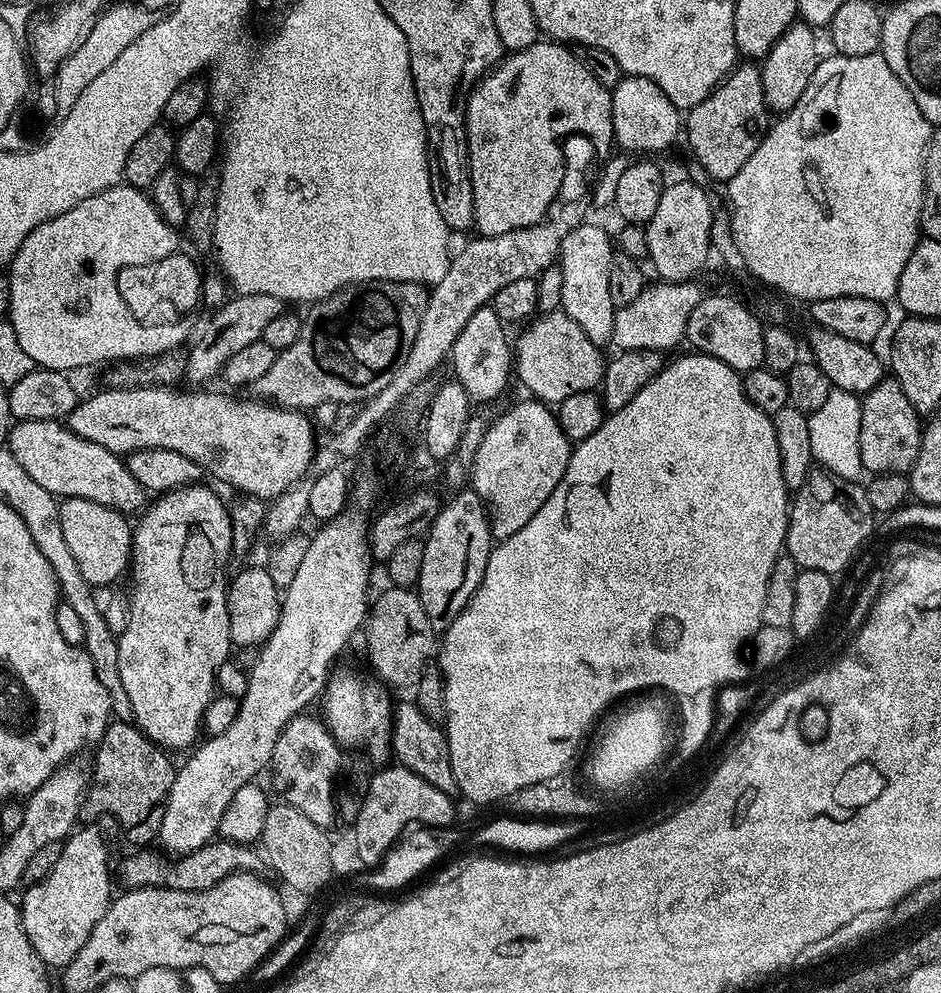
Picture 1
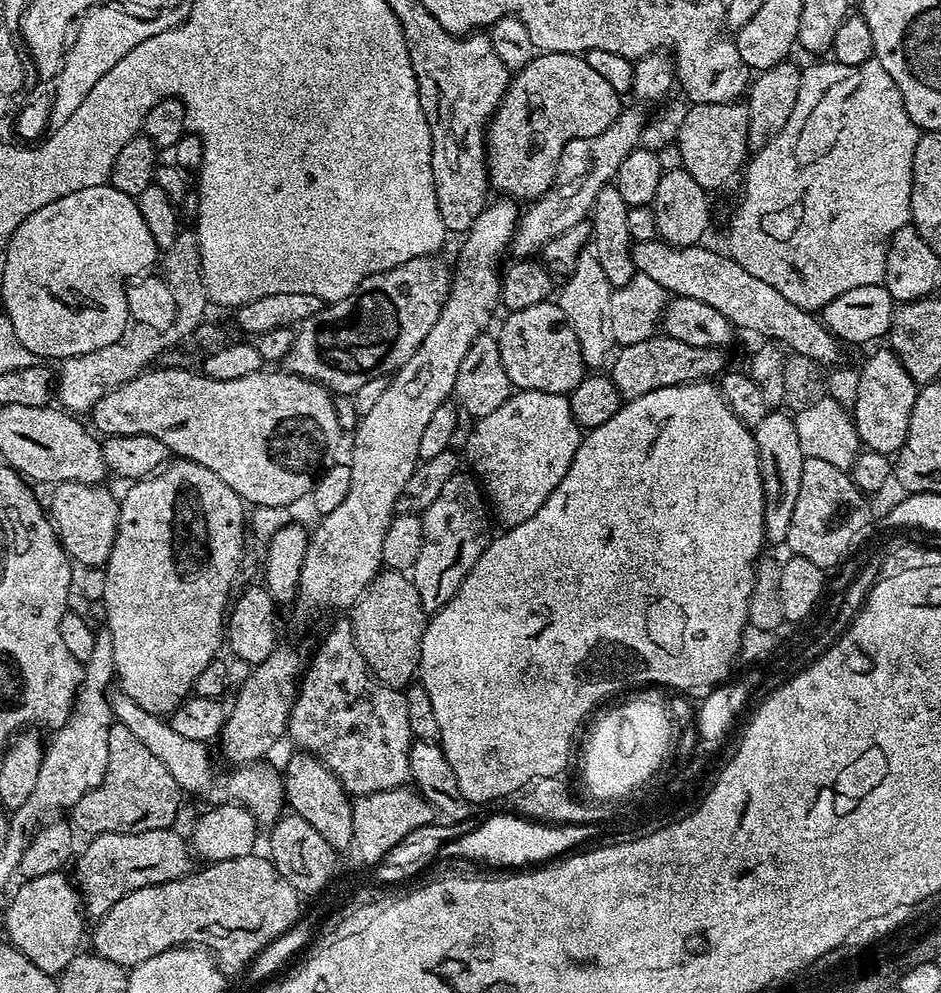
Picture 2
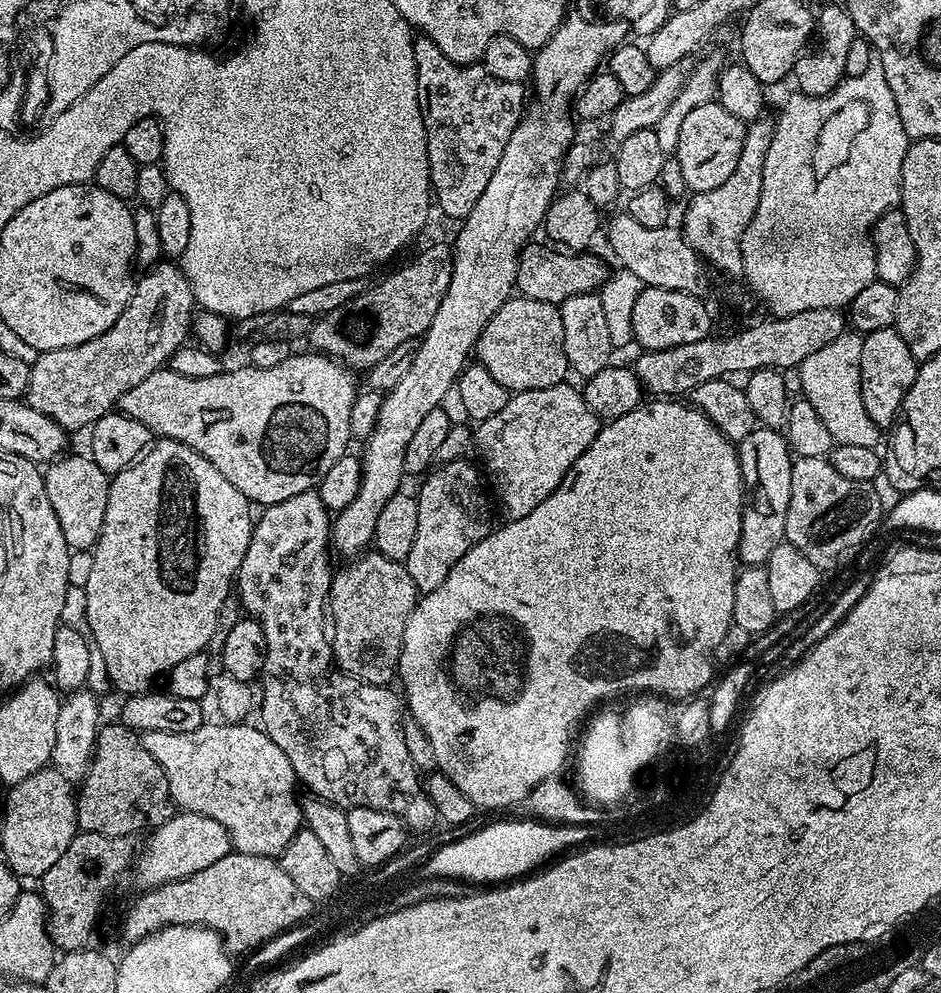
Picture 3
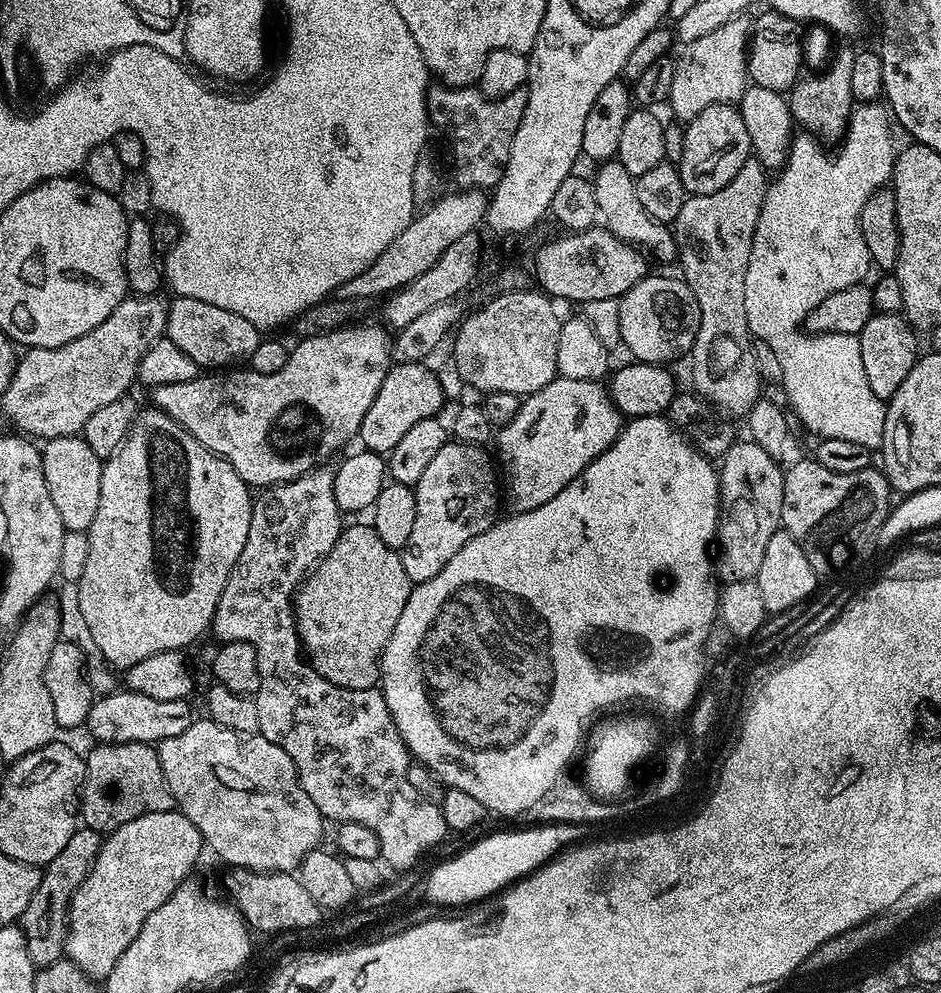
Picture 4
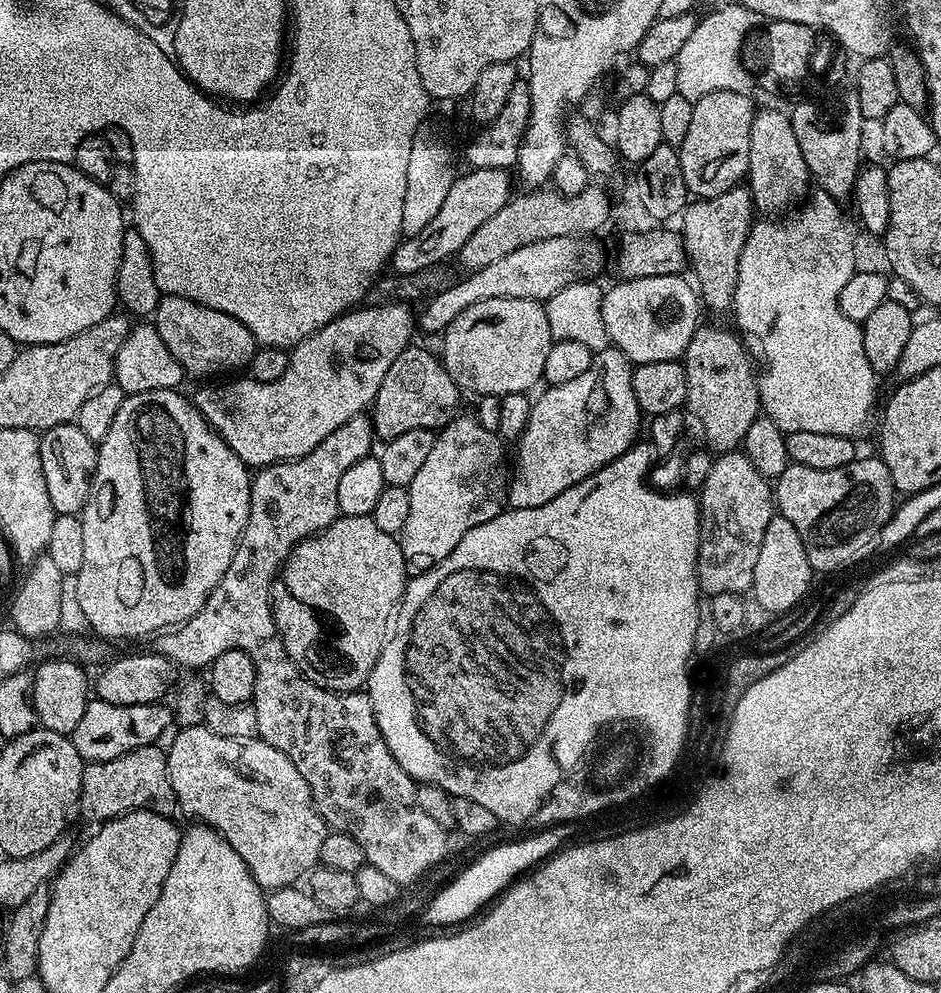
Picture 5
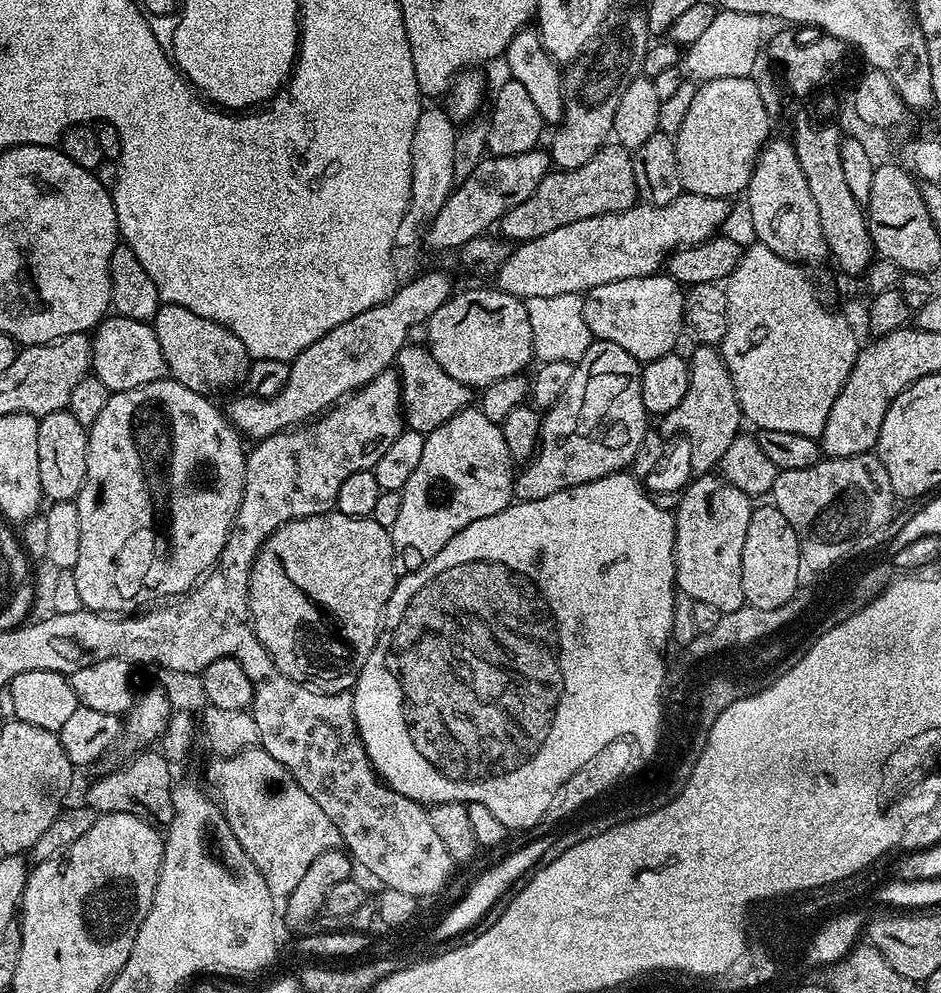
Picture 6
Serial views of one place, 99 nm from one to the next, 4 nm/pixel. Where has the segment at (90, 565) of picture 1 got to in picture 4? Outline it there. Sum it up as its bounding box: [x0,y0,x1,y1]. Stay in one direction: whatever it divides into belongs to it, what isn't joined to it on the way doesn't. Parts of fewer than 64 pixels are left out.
[40,434,104,533]

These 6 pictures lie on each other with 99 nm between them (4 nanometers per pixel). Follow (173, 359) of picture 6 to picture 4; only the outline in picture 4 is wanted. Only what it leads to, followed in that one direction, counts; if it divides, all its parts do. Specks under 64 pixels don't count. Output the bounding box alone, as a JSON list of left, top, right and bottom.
[165,296,261,370]

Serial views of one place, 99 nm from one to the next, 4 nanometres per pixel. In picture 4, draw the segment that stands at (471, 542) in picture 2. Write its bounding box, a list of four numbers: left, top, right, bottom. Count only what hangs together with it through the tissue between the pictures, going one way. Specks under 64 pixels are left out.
[402,443,502,585]

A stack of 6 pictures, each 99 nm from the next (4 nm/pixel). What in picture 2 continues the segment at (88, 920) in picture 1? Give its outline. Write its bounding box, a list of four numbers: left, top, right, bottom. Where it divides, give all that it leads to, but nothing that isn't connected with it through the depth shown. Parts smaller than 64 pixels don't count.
[4,871,86,977]

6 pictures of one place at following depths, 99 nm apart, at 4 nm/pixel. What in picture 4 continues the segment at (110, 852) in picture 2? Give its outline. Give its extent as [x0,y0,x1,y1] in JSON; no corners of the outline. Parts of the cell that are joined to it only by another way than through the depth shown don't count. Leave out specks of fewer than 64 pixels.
[18,826,101,969]

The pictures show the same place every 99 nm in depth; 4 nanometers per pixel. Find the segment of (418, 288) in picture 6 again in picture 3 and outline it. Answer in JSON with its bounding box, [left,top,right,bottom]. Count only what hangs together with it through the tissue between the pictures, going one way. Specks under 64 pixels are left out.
[118,350,358,506]

